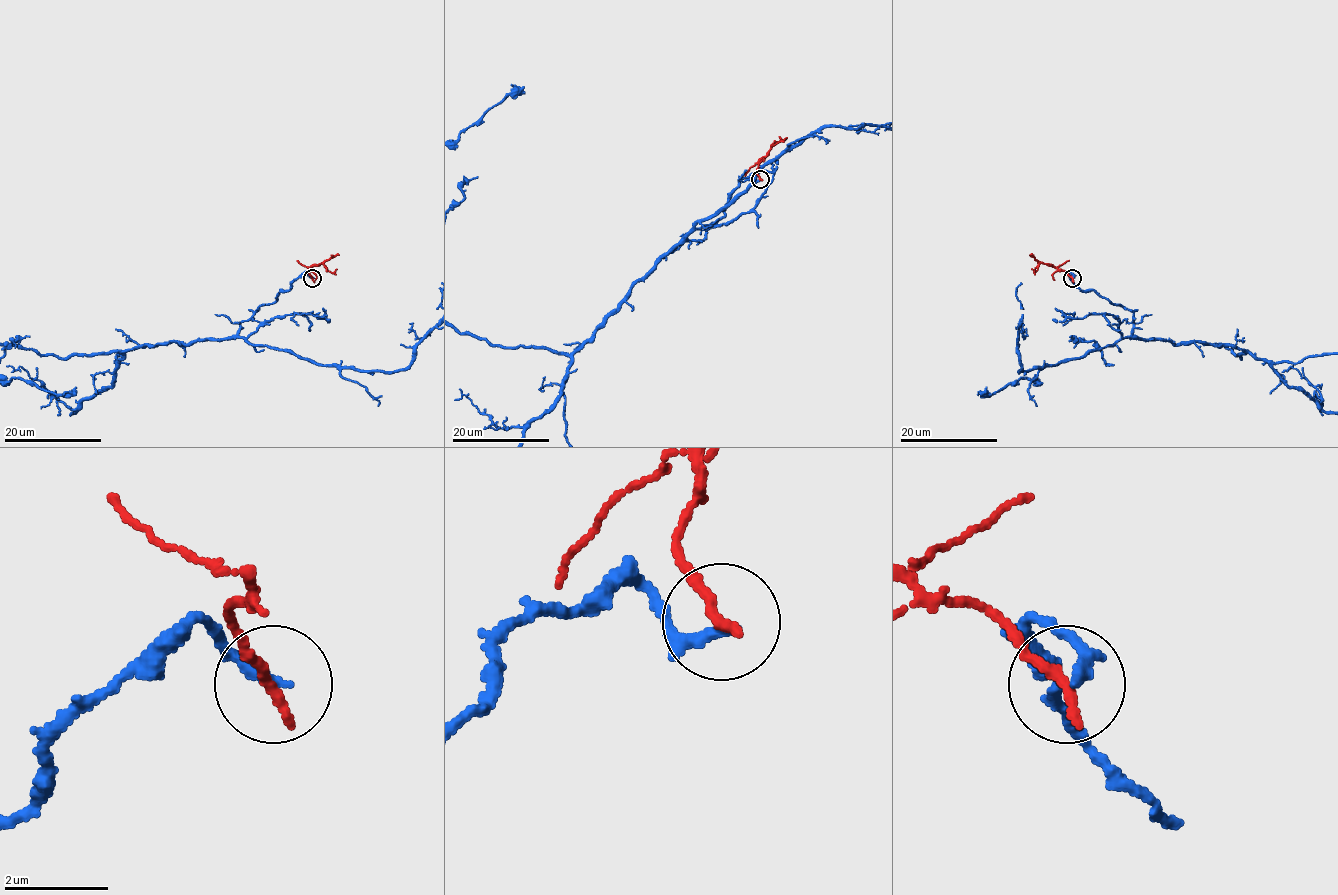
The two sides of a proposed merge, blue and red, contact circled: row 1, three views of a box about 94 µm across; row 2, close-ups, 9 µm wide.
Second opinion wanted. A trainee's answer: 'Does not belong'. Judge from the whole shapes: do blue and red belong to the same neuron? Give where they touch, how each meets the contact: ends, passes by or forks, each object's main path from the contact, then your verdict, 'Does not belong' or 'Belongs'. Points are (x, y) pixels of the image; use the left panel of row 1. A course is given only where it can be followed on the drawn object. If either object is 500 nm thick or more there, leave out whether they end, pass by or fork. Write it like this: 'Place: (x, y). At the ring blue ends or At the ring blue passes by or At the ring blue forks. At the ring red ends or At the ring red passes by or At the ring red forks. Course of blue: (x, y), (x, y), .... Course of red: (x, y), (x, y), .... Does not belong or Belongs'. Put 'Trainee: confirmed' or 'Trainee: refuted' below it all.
Place: (312, 278). At the ring blue ends. At the ring red ends. Course of red: (312, 277), (308, 270), (313, 265), (323, 263), (332, 273), (336, 269). Does not belong
Trainee: confirmed

